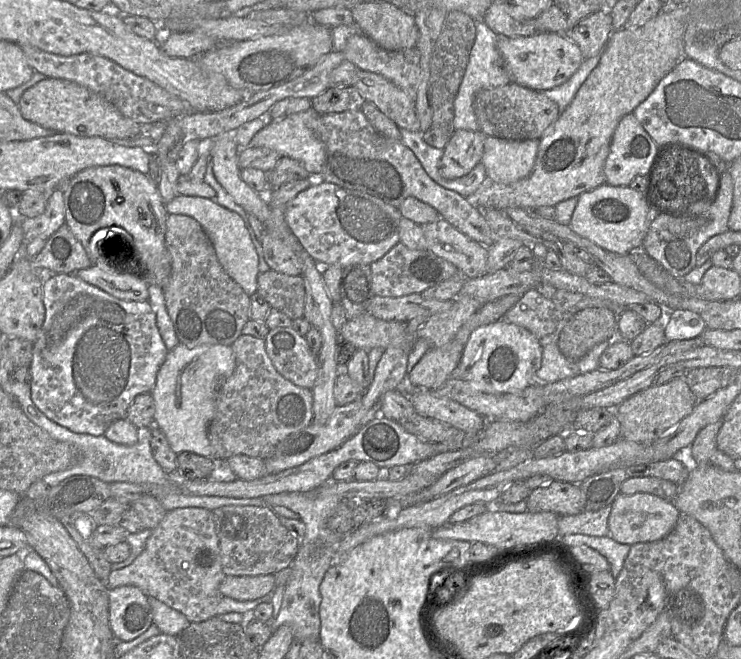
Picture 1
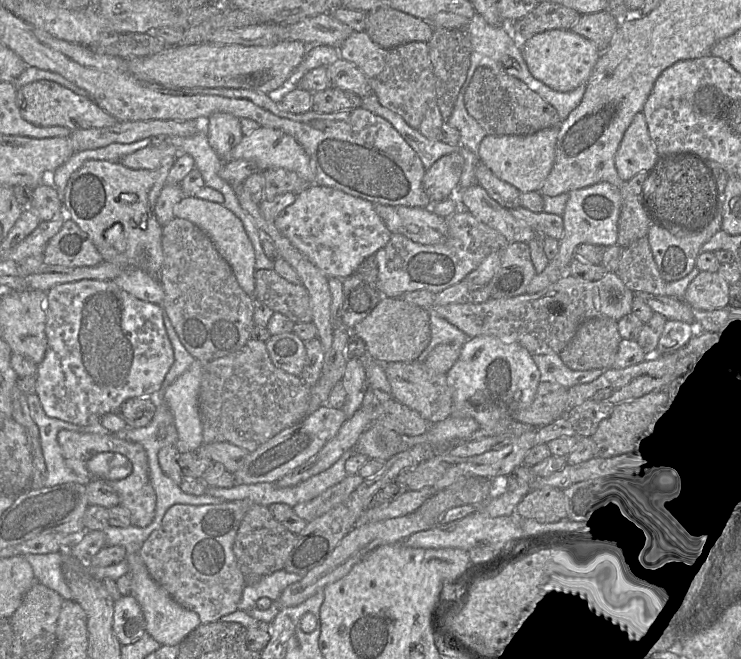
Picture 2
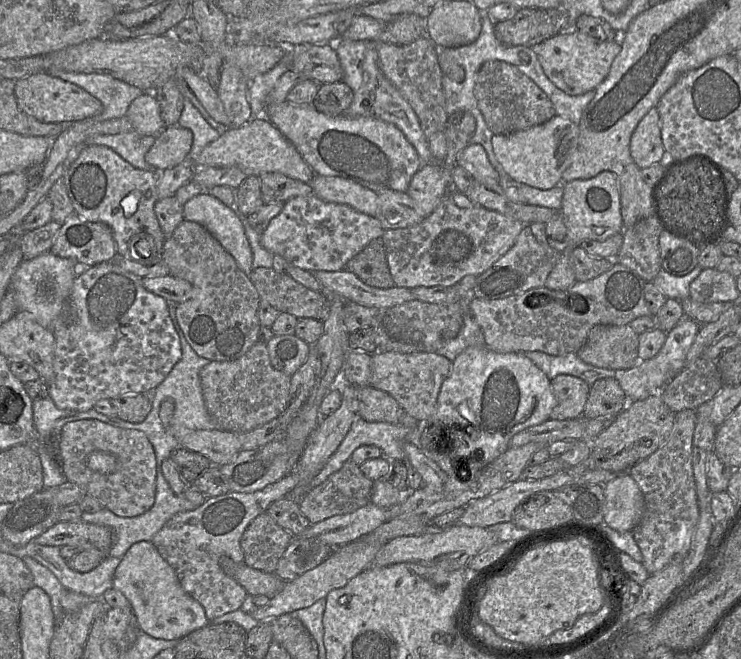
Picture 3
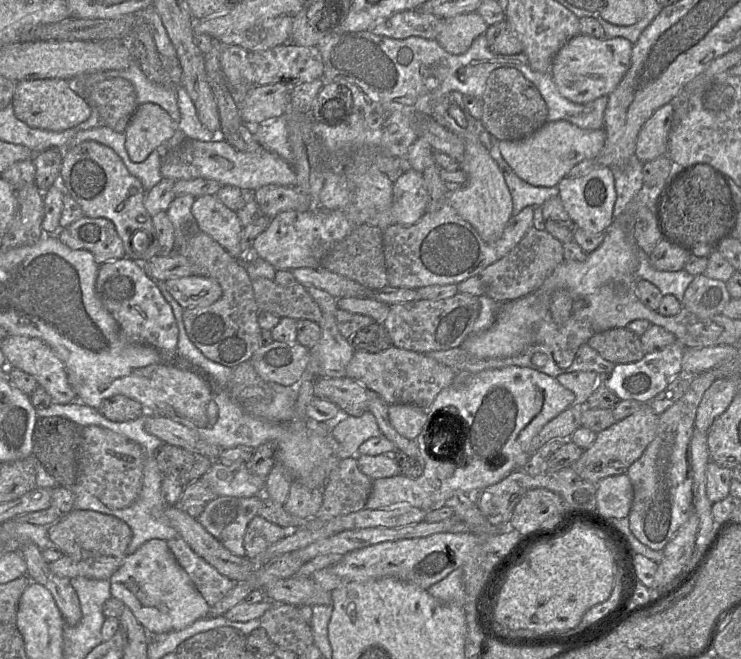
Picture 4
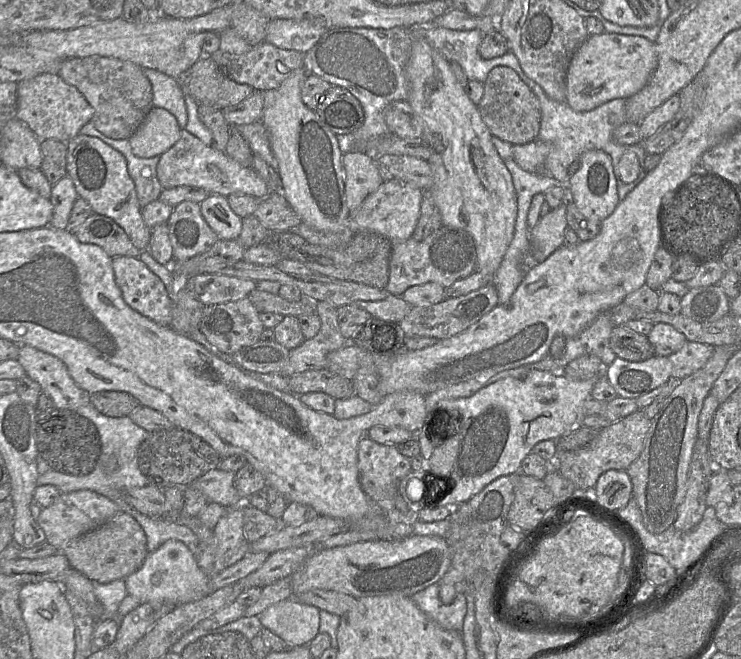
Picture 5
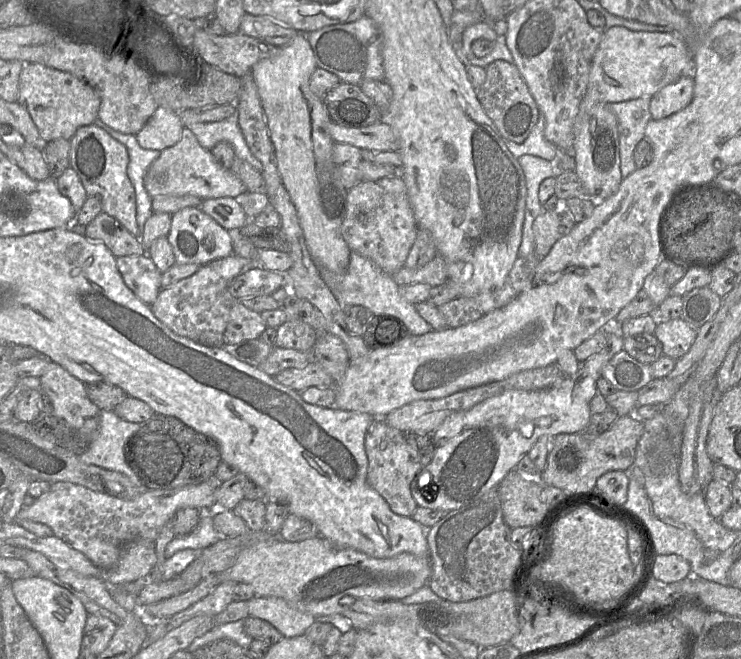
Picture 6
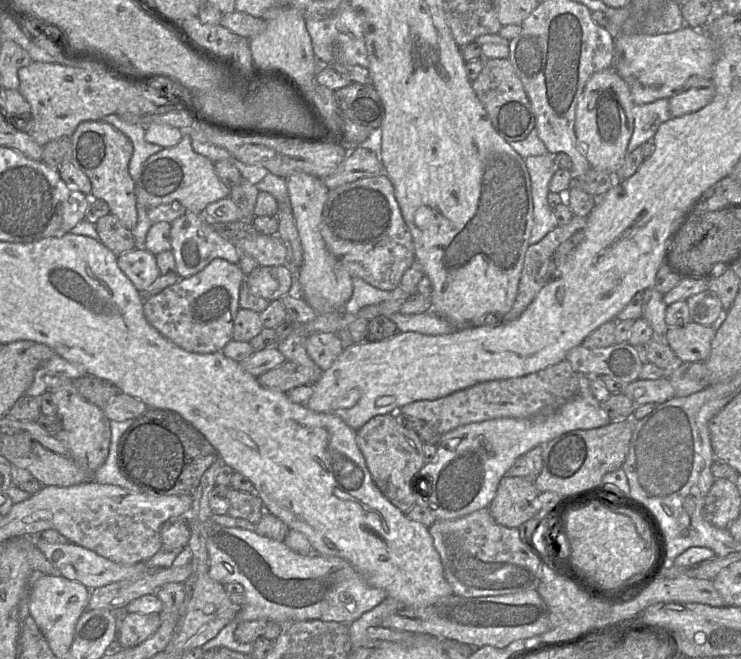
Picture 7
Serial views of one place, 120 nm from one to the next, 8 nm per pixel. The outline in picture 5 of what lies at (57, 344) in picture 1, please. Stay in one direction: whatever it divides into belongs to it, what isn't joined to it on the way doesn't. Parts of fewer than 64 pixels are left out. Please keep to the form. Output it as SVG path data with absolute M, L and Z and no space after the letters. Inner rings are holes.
M114 257L112 267L127 305L159 325L170 326L173 300L162 280L139 257Z

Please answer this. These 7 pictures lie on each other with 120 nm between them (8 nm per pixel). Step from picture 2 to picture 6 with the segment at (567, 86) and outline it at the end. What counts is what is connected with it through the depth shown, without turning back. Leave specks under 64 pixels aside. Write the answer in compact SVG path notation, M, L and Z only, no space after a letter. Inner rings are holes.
M624 27L604 30L592 59L587 90L579 106L586 113L598 103L612 104L652 97L681 76L692 74L694 57L687 42L674 32L631 31Z

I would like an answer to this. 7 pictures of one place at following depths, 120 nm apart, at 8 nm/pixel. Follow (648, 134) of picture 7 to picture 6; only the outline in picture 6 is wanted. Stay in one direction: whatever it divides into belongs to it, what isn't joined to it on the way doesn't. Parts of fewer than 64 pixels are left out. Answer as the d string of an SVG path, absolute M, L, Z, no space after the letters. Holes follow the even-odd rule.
M641 97L609 104L618 122L620 145L620 170L622 178L628 177L636 169L634 149L645 137L647 123L652 120L651 97Z

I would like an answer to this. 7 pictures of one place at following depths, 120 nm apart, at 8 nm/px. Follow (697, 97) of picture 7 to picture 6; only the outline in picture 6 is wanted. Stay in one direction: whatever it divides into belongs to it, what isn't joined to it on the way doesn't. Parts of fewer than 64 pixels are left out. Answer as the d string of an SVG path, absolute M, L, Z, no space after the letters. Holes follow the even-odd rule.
M693 73L683 75L675 82L665 86L651 97L652 120L661 120L681 111L690 104L693 94Z

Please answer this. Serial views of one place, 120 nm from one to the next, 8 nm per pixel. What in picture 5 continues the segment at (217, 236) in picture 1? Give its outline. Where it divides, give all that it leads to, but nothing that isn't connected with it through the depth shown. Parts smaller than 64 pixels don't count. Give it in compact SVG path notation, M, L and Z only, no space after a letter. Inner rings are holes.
M209 195L200 203L200 210L220 240L235 240L239 237L243 219L232 210L225 196Z

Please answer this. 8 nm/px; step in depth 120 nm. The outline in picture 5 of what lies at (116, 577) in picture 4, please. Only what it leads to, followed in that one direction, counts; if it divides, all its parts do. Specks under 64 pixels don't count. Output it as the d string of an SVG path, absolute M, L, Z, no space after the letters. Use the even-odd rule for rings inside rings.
M174 539L167 540L158 549L149 552L142 566L124 581L128 595L137 598L141 604L176 606L200 600L211 593L209 577L198 566L193 549Z

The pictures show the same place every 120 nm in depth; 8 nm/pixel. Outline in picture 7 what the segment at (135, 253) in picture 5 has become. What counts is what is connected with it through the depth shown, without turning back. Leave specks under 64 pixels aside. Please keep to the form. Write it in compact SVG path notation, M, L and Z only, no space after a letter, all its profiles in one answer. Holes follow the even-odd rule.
M109 213L101 217L95 223L95 228L99 235L99 241L116 256L135 249L132 231L123 226L113 214Z

